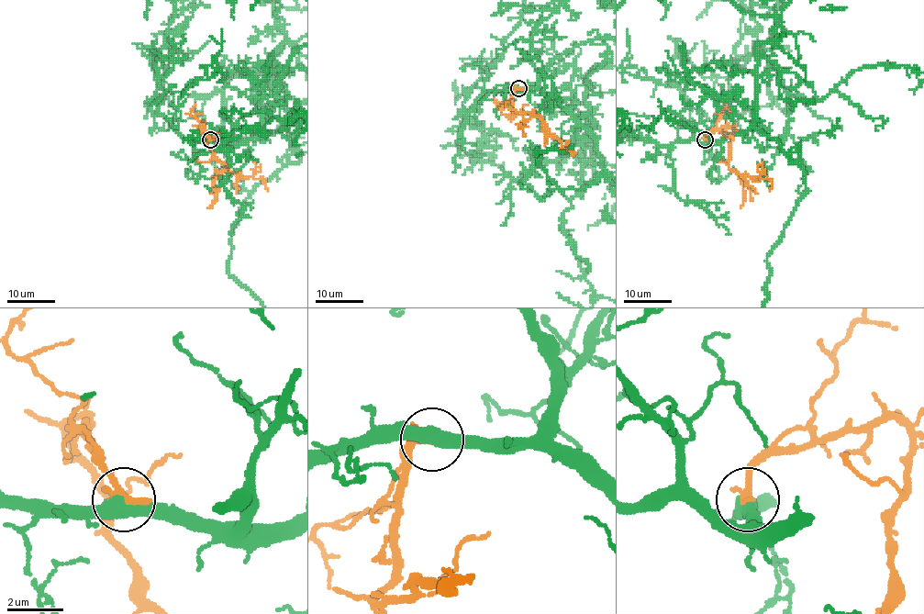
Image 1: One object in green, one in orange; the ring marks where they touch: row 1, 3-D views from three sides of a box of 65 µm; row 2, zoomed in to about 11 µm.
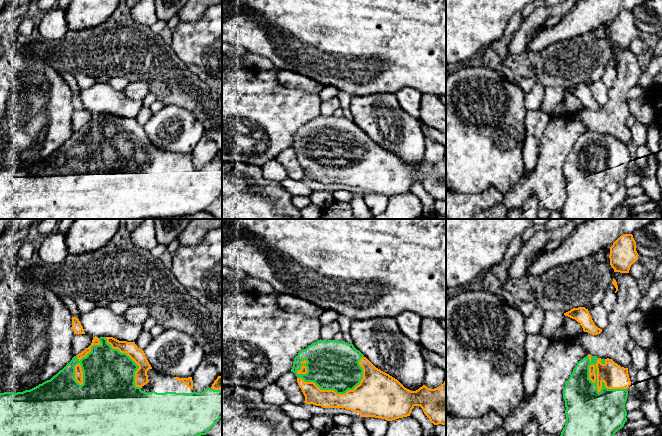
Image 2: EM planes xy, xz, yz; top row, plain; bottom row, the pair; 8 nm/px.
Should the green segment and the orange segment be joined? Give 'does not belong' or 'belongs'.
belongs

